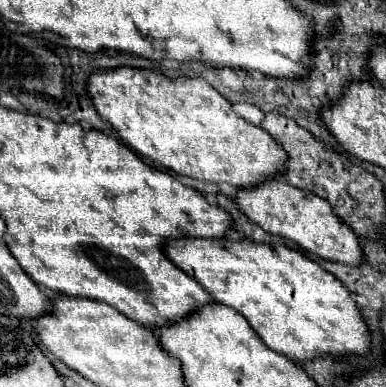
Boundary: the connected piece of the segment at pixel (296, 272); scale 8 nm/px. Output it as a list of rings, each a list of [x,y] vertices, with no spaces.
[[[172,238],[172,240],[164,242],[162,250],[172,264],[176,264],[190,278],[194,278],[216,302],[226,304],[226,306],[234,308],[238,314],[242,314],[248,320],[248,324],[254,328],[254,332],[260,336],[260,340],[264,340],[266,346],[270,346],[270,350],[280,352],[282,356],[290,358],[290,360],[312,360],[320,354],[364,354],[364,352],[368,352],[368,342],[370,342],[368,328],[362,322],[362,316],[358,312],[358,306],[350,298],[350,292],[330,272],[320,268],[314,260],[310,260],[308,256],[304,256],[298,250],[292,250],[284,244],[260,244],[260,242],[254,242],[254,240],[230,240],[230,238],[176,238],[176,240]]]

